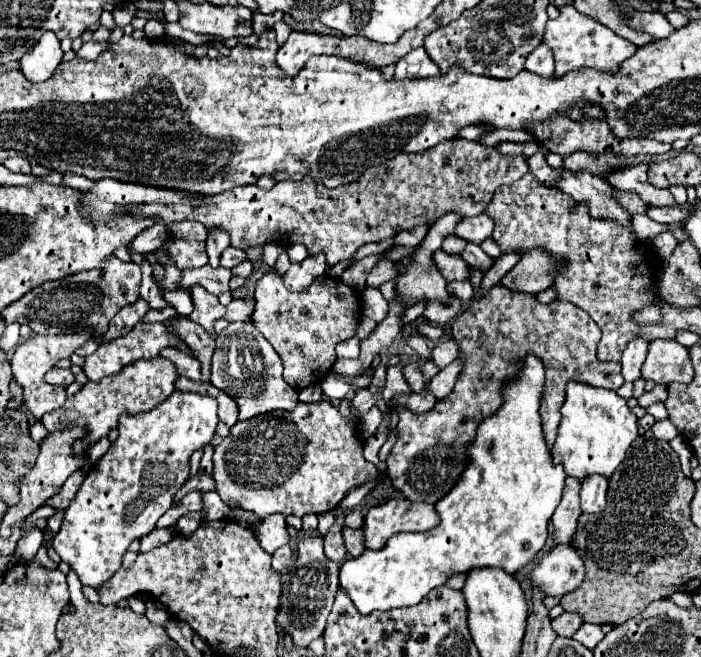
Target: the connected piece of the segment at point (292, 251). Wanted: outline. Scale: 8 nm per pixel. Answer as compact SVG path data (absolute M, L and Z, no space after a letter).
M296 244L289 245L286 248L286 252L292 263L302 262L306 257L308 257L308 253L304 245Z

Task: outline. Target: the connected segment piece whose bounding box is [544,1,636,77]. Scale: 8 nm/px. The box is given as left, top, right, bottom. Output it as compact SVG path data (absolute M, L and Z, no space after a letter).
M572 1L566 7L560 9L558 19L548 21L544 41L554 51L554 59L556 59L554 77L562 77L564 73L578 69L578 67L594 67L594 69L600 69L600 71L616 71L618 63L628 59L636 51L636 47L628 39L622 39L620 35L616 35L614 31L610 31L602 23L578 13L574 9Z

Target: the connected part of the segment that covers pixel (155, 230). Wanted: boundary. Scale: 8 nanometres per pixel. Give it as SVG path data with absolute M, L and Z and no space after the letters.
M154 225L152 229L148 227L146 231L142 231L142 235L138 235L138 239L134 239L132 243L132 251L146 255L152 253L160 247L160 243L166 239L166 227L164 225Z

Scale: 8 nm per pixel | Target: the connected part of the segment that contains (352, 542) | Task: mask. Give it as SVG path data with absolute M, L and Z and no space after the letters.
M344 527L344 529L342 529L342 537L344 537L344 545L346 545L348 555L352 555L352 557L362 555L362 551L364 551L366 547L364 547L364 539L362 539L362 531L360 531L360 529Z

